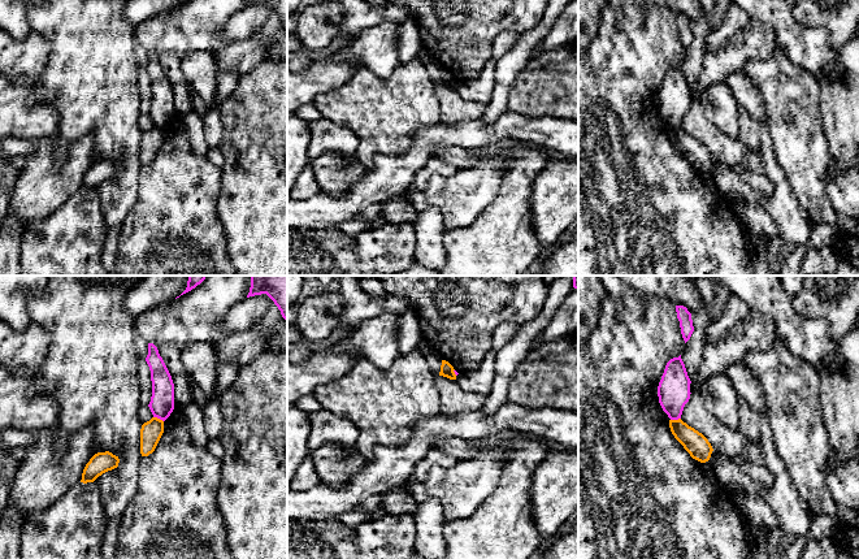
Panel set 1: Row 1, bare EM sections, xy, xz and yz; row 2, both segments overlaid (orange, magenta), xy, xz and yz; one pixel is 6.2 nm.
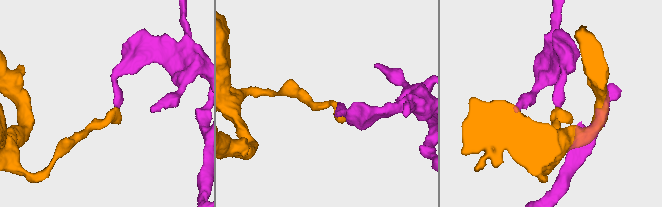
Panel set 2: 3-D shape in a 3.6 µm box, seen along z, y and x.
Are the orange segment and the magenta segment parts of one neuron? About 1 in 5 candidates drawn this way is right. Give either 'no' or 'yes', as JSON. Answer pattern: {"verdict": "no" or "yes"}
{"verdict": "no"}

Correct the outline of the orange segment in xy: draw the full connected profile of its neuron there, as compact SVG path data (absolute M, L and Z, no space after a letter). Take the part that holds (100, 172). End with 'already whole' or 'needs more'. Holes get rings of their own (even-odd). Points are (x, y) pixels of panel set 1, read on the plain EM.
M109 160L95 162L86 173L81 191L94 191L103 182L118 176L120 168Z | already whole

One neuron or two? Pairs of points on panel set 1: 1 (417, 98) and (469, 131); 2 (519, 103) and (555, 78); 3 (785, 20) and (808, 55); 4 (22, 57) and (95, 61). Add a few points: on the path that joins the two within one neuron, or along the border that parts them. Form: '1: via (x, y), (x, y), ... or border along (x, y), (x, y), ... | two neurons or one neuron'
1: border along (439, 121), (421, 126), (412, 135) | two neurons
2: via (528, 96), (546, 86) | one neuron
3: via (786, 29), (803, 46) | one neuron
4: border along (33, 31), (50, 44), (47, 64), (35, 79) | two neurons

